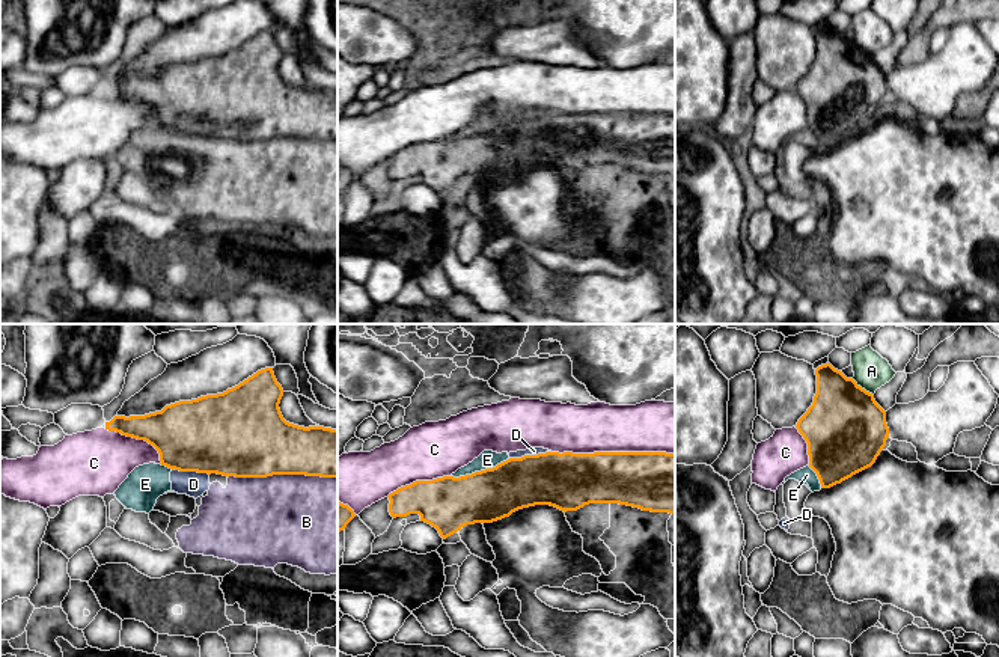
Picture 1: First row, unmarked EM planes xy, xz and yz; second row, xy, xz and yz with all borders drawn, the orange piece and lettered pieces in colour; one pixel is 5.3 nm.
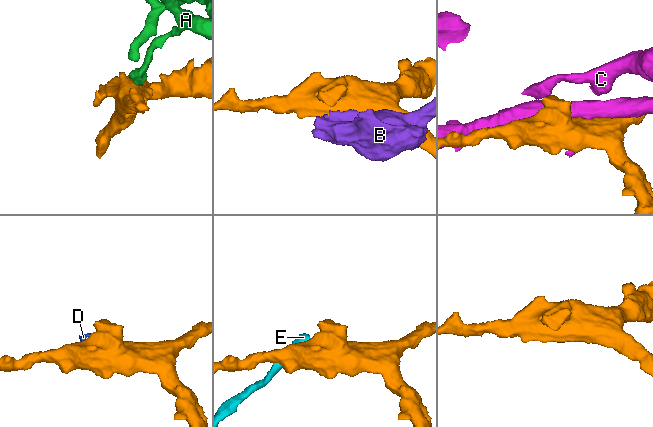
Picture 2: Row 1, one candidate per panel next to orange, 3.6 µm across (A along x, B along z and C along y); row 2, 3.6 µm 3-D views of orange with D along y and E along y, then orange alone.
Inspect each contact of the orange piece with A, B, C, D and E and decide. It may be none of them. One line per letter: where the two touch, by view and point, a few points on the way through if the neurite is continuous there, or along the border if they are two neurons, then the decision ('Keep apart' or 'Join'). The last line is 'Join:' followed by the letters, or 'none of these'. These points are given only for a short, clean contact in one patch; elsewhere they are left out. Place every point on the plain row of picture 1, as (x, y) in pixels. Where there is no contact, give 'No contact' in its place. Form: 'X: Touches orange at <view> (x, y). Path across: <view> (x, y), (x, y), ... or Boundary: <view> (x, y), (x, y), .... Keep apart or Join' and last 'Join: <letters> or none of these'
A: Touches orange at yz (861, 50). Keep apart
B: Touches orange at xy (282, 136). Keep apart
C: Touches orange at xz (614, 115). Keep apart
D: Touches orange at xz (529, 118). Boundary: xz (550, 113), (510, 121). Keep apart
E: Touches orange at xz (481, 133). Keep apart
Join: none of these

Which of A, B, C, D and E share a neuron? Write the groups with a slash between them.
A / B D E / C

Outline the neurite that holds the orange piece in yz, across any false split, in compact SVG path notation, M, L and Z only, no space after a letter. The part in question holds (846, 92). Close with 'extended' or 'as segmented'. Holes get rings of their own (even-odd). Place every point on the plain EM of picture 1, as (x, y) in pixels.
M830 26L815 32L817 56L812 68L799 81L796 90L808 105L809 130L817 136L821 151L830 151L871 130L889 99L886 74L874 57L847 41Z; as segmented

